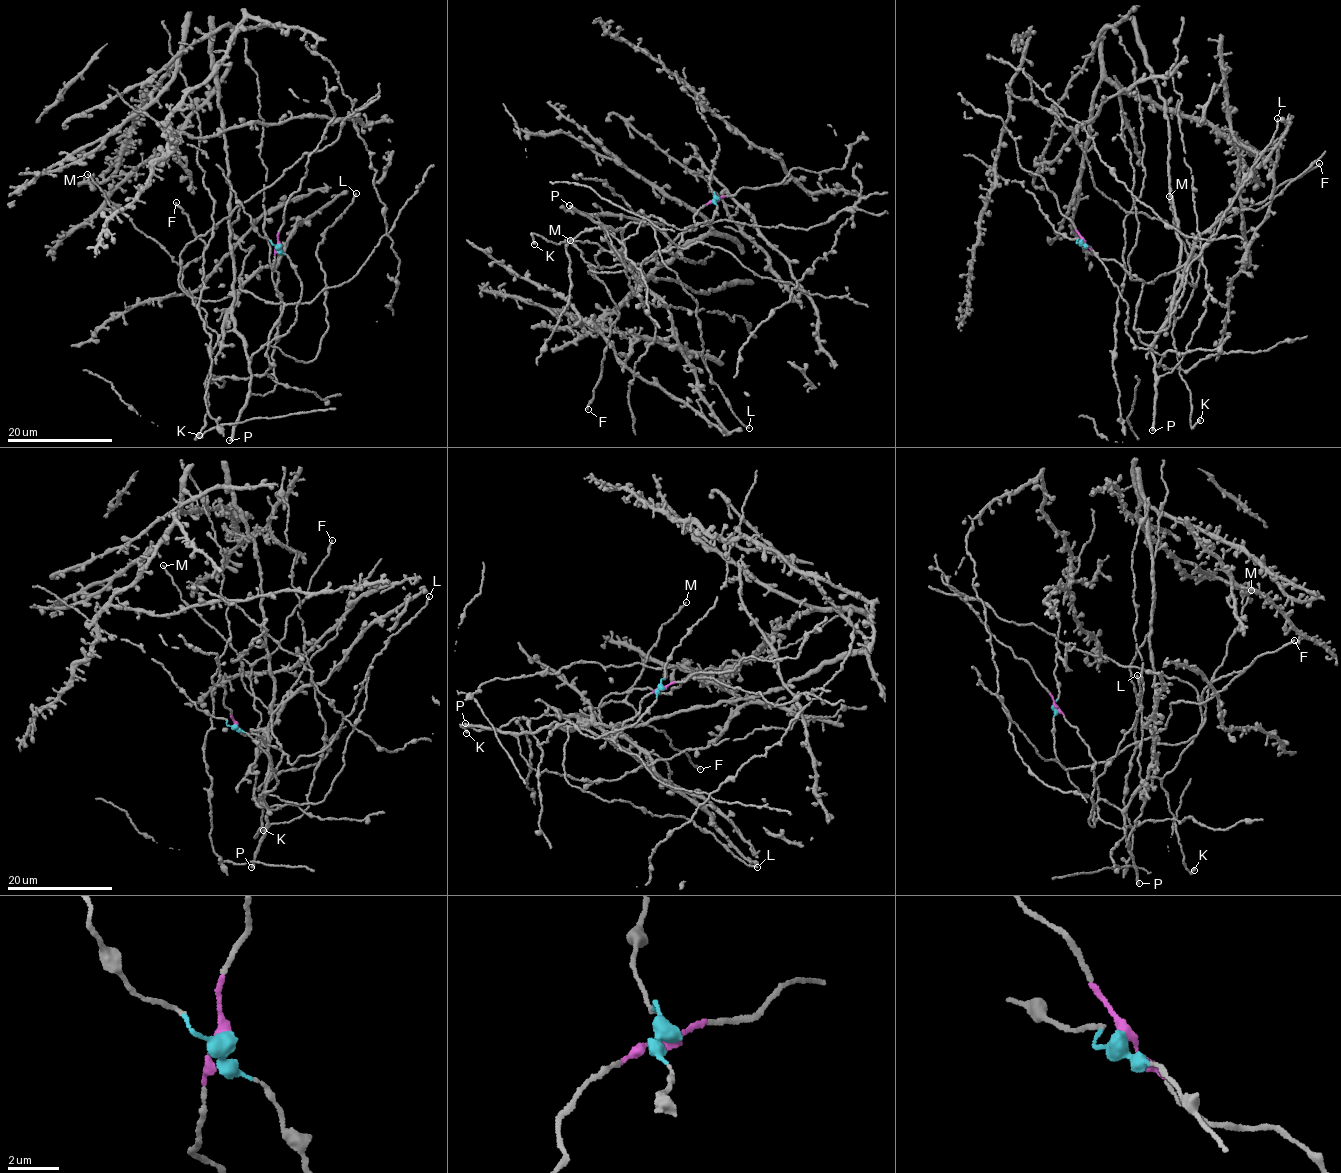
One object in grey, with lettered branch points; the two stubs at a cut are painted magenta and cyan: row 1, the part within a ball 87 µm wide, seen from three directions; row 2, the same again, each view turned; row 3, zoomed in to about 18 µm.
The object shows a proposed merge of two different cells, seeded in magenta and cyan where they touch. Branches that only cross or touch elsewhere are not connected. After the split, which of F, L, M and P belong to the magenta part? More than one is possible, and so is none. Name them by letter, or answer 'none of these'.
F, L, M, P

